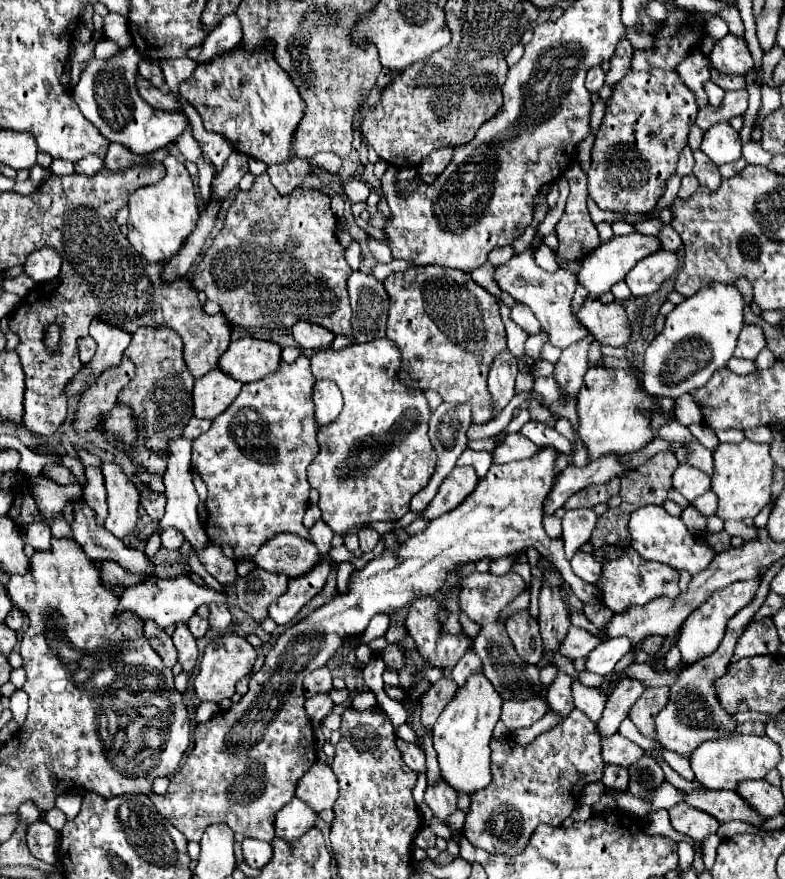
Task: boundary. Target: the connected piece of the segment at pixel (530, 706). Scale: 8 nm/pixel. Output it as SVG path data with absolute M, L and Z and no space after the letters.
M530 698L524 702L506 700L502 706L500 720L506 724L506 728L510 732L514 732L516 728L530 728L546 712L548 712L548 704L544 698Z

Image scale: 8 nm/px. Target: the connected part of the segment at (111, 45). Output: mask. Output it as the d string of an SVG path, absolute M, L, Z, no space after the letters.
M98 40L98 44L96 44L96 58L100 58L100 60L108 60L118 52L120 52L120 46L112 40Z

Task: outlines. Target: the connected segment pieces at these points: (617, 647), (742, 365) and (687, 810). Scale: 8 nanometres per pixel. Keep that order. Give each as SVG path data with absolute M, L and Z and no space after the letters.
M610 638L608 642L598 644L592 654L586 658L586 672L594 674L610 674L616 662L632 648L628 638Z
M732 358L732 360L728 362L728 368L730 368L732 372L736 372L736 374L750 374L750 372L752 372L752 368L756 368L756 364L754 364L754 360Z
M688 804L672 806L668 812L670 812L672 826L694 840L704 840L708 834L714 834L720 826L716 818L712 818L710 814L704 814L702 810L692 810L692 806Z

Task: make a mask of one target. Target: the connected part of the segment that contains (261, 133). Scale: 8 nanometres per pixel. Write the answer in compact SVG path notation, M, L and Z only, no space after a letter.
M266 46L266 50L254 54L236 50L234 54L228 56L216 56L194 70L192 78L180 86L180 94L198 110L198 114L206 122L206 130L222 134L236 152L242 152L266 164L282 164L290 160L292 138L304 116L306 102L300 98L298 88L294 86L290 76L276 64L272 48Z

